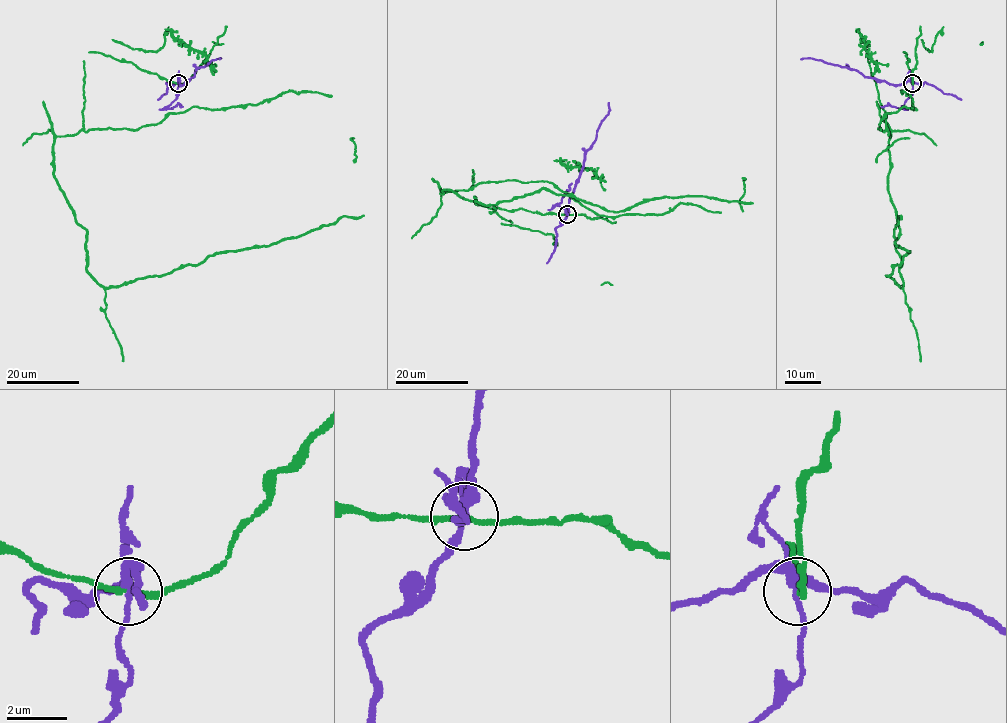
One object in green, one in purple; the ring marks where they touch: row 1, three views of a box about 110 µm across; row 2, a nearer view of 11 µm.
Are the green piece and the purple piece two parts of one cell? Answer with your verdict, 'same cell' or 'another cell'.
another cell

